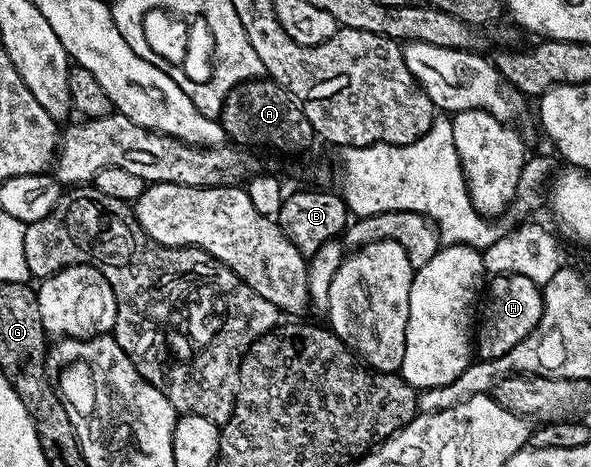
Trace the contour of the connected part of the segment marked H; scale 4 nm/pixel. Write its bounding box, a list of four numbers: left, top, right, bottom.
[476,273,544,360]

